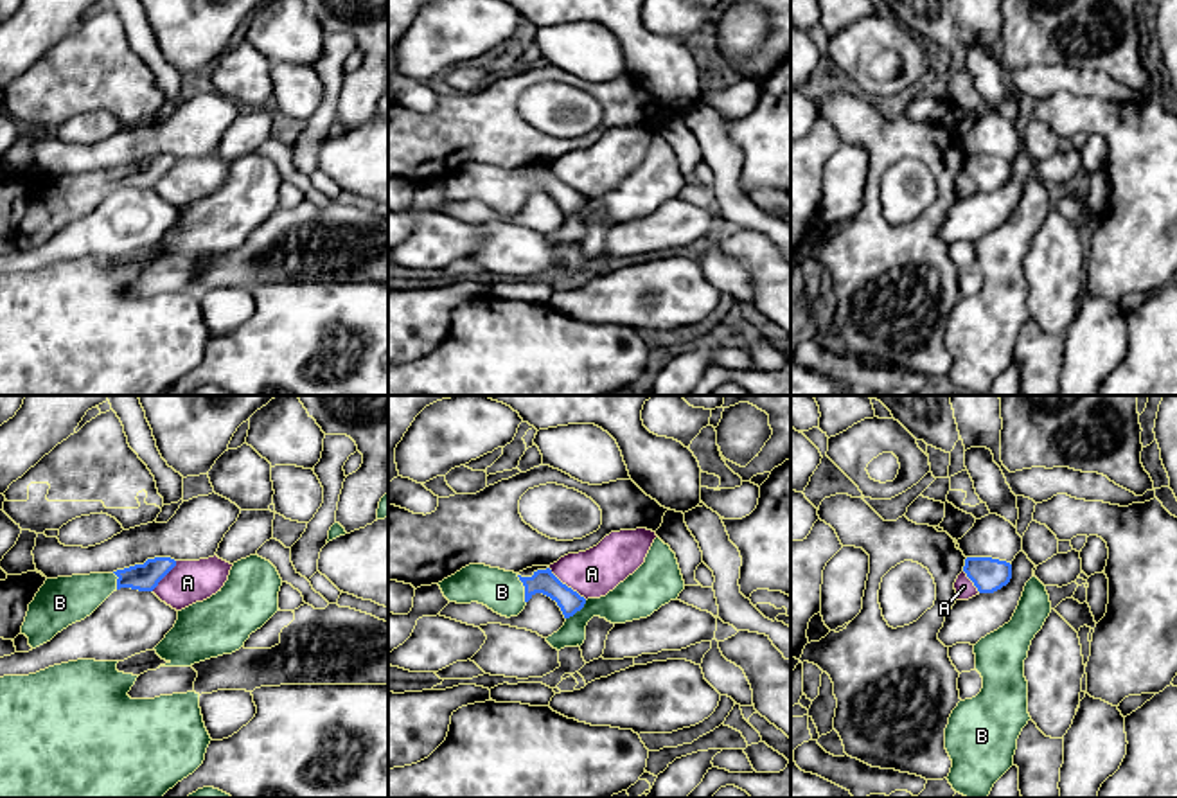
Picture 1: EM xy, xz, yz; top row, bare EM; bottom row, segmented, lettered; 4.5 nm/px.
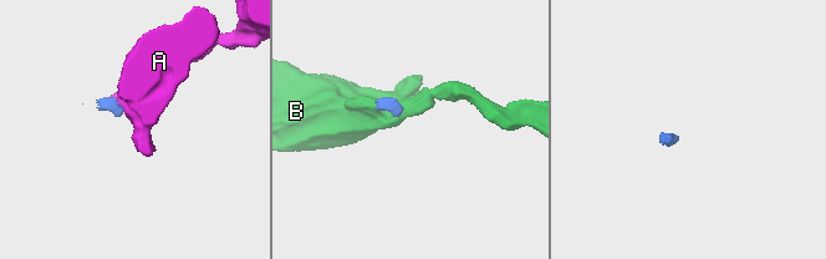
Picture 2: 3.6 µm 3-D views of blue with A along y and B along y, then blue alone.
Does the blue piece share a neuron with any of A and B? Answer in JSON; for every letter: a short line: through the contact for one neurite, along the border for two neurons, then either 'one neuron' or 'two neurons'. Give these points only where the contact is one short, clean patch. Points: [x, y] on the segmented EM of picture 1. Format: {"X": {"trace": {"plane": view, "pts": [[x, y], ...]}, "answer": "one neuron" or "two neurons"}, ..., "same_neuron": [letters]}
{"A": {"trace": {"plane": "xz", "pts": [[548, 567], [563, 583], [586, 599]]}, "answer": "two neurons"}, "B": {"answer": "one neuron"}, "same_neuron": ["B"]}

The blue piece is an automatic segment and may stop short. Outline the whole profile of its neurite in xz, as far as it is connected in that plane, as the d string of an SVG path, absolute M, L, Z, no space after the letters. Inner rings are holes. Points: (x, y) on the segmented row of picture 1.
M656 537L645 563L600 598L586 600L562 584L550 568L537 570L532 577L521 577L485 564L469 564L438 586L449 602L478 602L507 618L518 616L535 593L550 597L561 607L566 622L546 642L561 651L584 643L586 625L593 616L606 618L611 624L650 616L679 597L685 581L676 554Z

